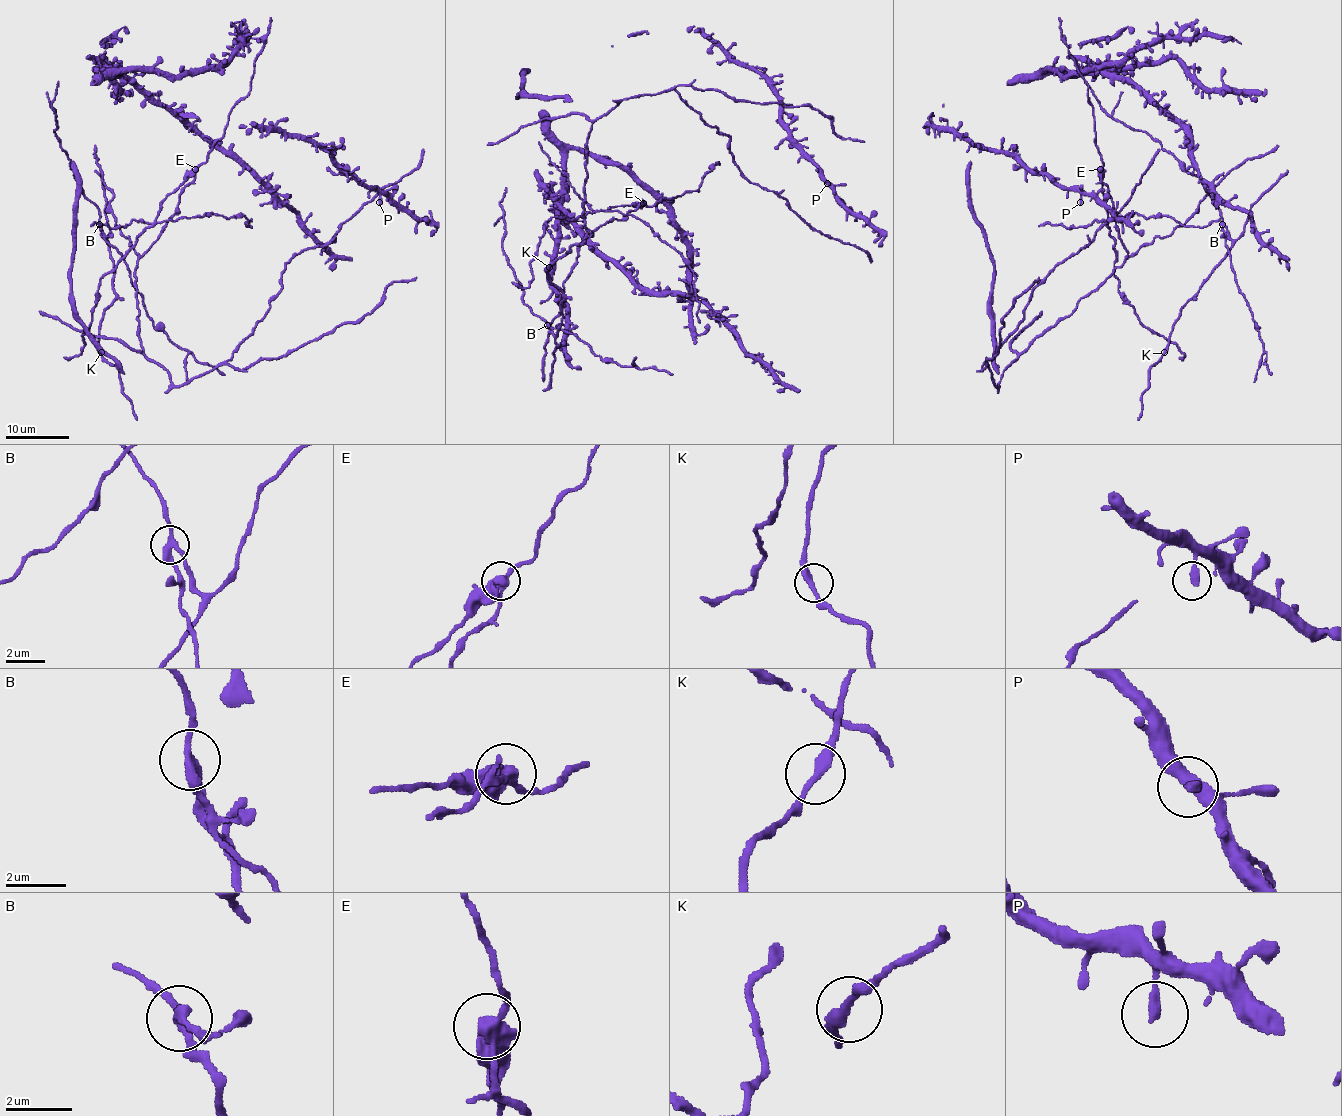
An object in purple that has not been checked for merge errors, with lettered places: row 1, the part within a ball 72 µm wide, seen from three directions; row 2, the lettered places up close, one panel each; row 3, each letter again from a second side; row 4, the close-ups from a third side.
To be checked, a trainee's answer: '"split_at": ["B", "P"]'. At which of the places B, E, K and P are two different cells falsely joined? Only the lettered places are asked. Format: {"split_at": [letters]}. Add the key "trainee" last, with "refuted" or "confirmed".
{"split_at": ["B", "E"], "trainee": "refuted"}

